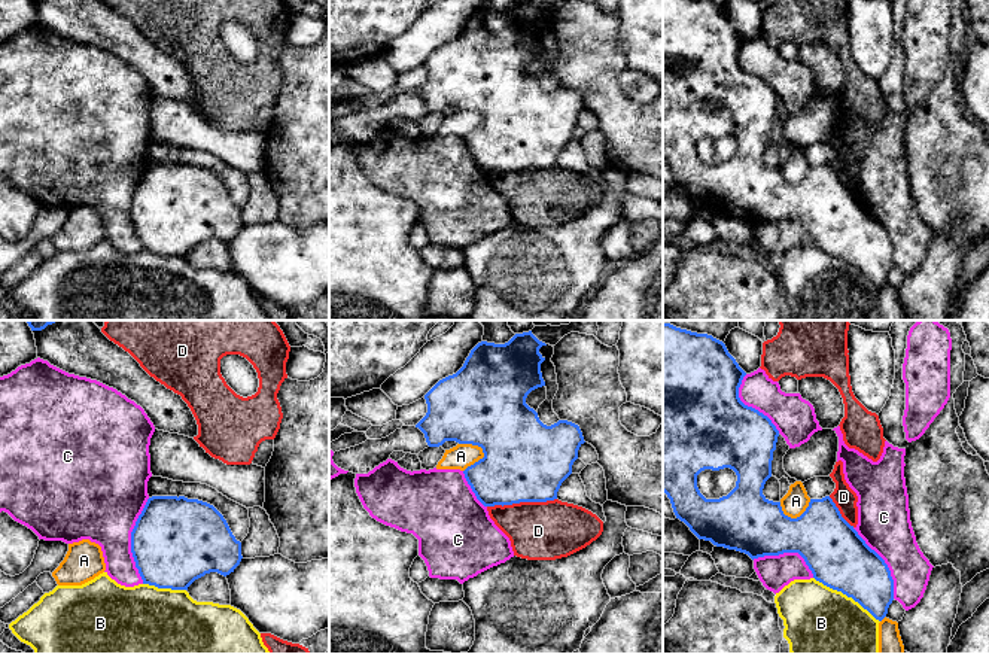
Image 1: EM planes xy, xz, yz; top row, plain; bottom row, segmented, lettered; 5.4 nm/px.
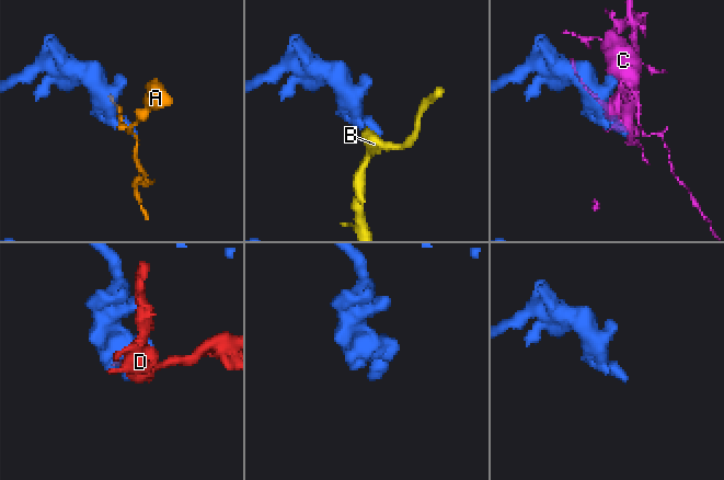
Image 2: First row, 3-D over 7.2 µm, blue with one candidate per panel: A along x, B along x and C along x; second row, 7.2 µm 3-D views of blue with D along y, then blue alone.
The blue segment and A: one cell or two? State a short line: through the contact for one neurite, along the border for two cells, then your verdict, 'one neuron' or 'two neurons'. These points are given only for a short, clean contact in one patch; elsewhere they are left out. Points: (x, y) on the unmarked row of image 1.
two neurons

